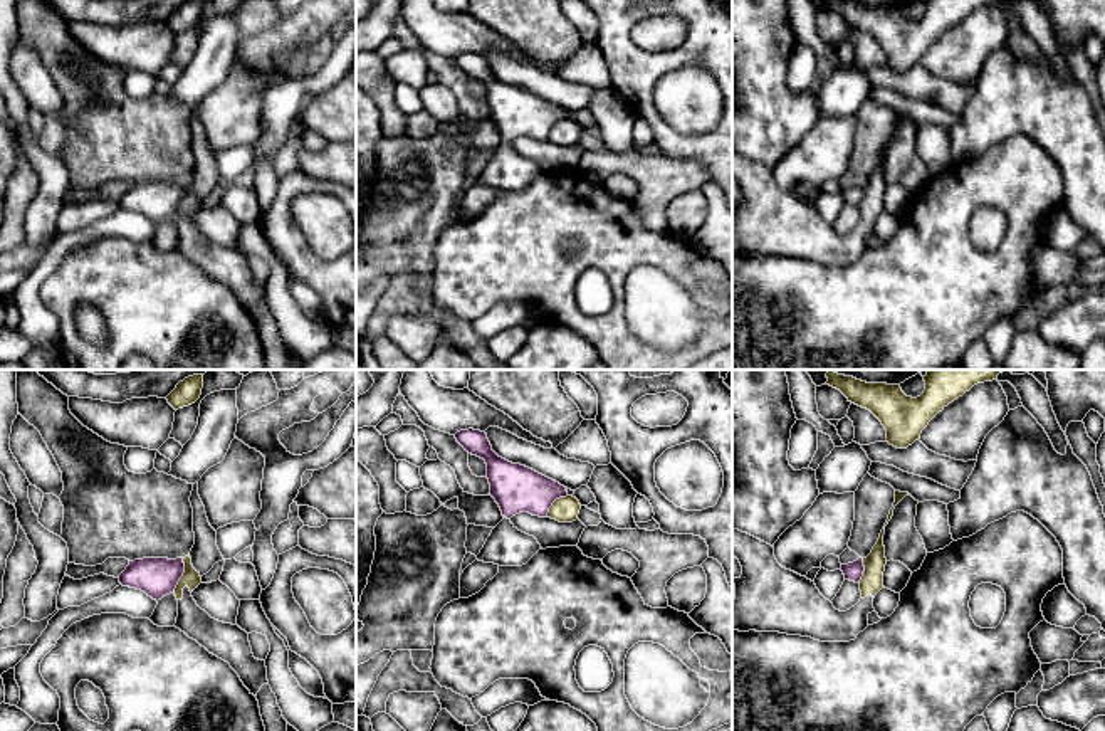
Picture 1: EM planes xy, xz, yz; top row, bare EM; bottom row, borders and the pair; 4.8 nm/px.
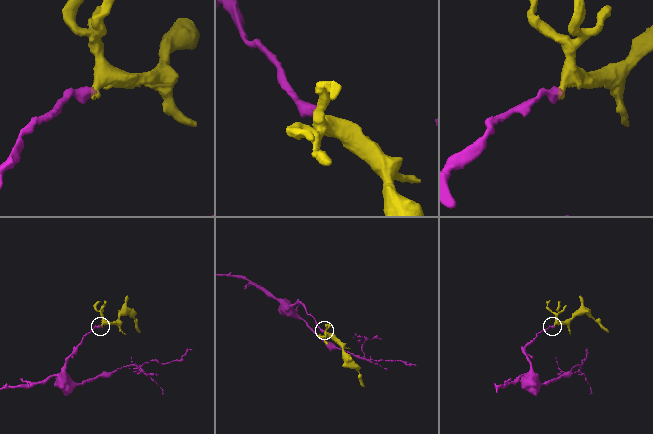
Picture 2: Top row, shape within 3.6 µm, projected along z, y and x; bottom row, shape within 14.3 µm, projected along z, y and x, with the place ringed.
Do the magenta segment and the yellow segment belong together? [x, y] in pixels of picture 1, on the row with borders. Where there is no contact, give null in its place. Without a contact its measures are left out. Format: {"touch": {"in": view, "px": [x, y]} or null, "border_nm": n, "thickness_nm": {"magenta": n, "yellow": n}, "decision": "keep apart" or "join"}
{"touch": {"in": "xy", "px": [182, 575]}, "border_nm": 180, "thickness_nm": {"magenta": 190, "yellow": 90}, "decision": "keep apart"}

